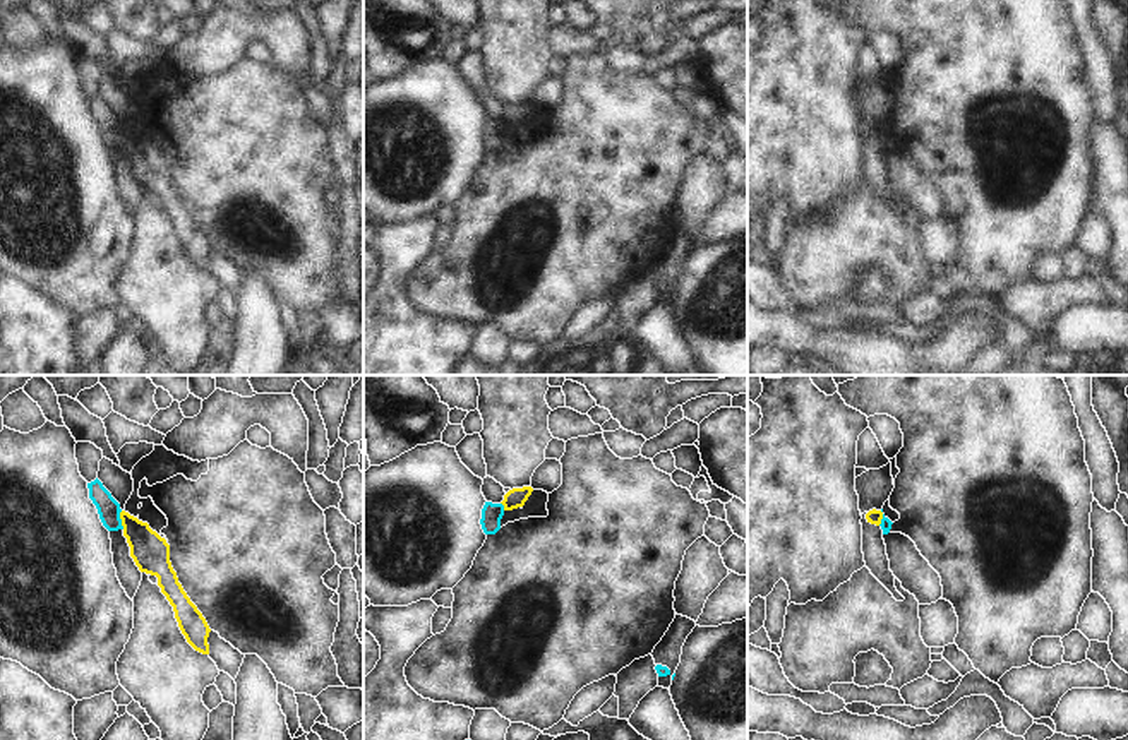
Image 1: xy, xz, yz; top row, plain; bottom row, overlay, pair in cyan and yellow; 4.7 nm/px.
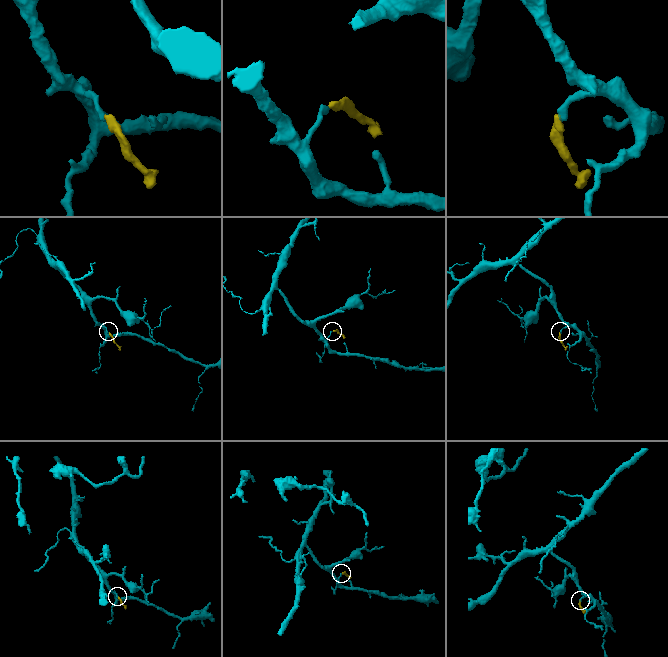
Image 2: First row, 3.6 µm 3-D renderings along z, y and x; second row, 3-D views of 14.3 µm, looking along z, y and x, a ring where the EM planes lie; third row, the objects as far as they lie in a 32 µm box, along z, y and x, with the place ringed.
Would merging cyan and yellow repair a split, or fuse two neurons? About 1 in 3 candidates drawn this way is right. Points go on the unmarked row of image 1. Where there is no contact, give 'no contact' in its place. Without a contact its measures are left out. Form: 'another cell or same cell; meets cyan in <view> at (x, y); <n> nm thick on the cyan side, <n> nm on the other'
another cell; meets cyan in xy at (120, 136); 110 nm thick on the cyan side, 180 nm on the other

